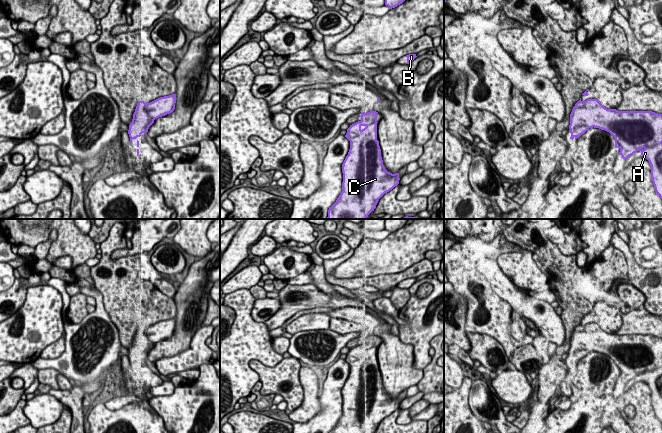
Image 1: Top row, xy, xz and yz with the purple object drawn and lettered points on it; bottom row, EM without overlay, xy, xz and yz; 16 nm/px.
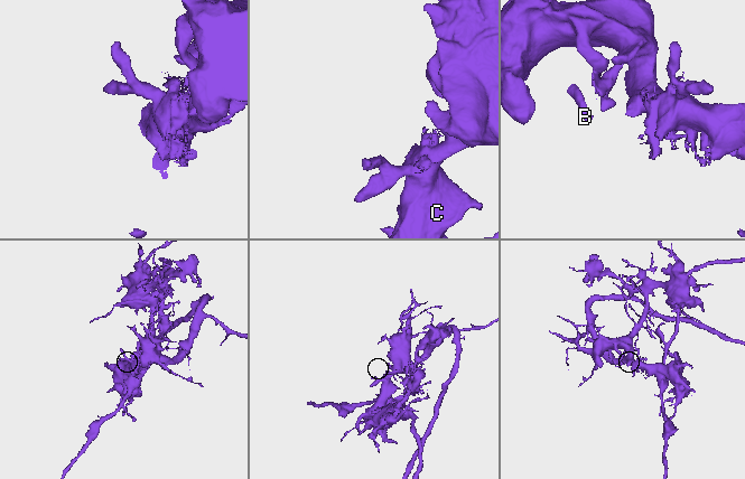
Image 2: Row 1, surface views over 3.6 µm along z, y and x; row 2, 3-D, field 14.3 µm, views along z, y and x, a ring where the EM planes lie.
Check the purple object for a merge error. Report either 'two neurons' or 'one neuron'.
two neurons

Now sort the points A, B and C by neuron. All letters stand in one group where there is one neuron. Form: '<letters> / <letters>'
A / B C

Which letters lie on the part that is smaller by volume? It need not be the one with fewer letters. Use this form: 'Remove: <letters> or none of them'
Remove: A

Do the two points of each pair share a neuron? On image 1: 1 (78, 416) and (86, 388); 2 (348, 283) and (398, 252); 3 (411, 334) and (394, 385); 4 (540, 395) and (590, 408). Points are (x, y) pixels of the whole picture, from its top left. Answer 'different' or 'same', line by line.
1: same
2: different
3: different
4: same

